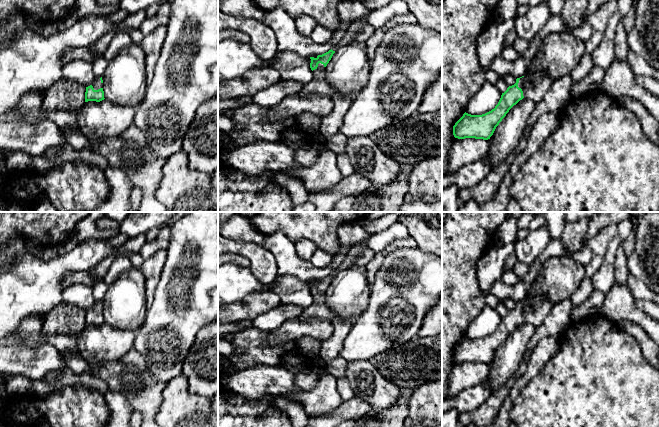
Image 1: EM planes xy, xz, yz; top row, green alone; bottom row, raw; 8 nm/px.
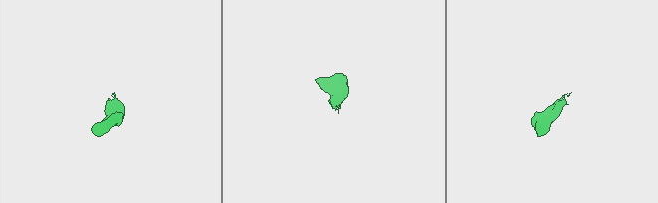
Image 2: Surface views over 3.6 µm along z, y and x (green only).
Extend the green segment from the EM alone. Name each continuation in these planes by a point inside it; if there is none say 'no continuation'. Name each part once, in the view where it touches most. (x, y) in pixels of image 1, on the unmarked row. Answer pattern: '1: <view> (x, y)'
1: yz (535, 313)

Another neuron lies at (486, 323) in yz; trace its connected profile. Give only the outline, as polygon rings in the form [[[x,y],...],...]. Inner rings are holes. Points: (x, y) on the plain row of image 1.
[[[485,305],[481,313],[467,327],[466,337],[471,339],[485,338],[498,328],[502,317],[496,309]]]

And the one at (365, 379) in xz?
[[[369,360],[348,362],[346,378],[355,396],[365,400],[378,414],[391,408],[401,397],[399,387],[386,380]]]

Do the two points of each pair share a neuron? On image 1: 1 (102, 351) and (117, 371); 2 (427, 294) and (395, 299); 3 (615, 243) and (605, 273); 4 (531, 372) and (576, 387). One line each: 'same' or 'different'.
1: different
2: same
3: same
4: different

